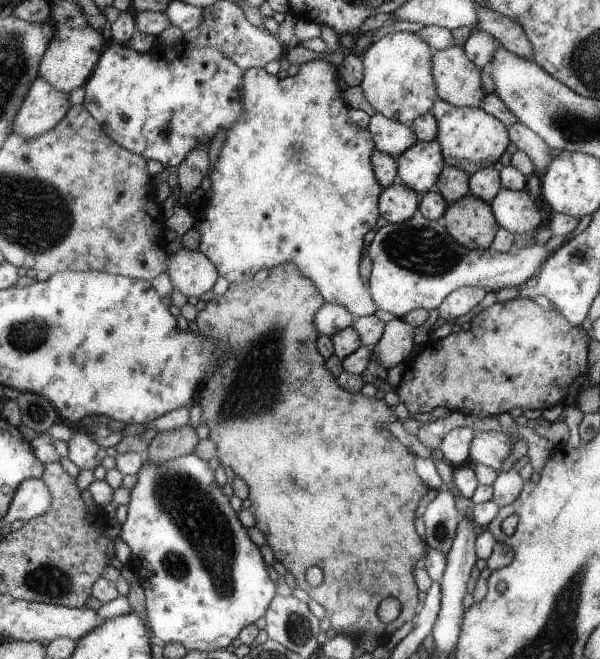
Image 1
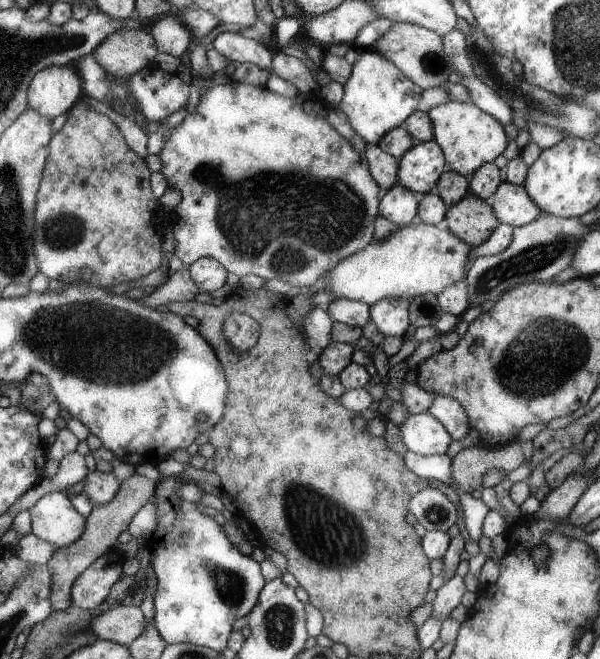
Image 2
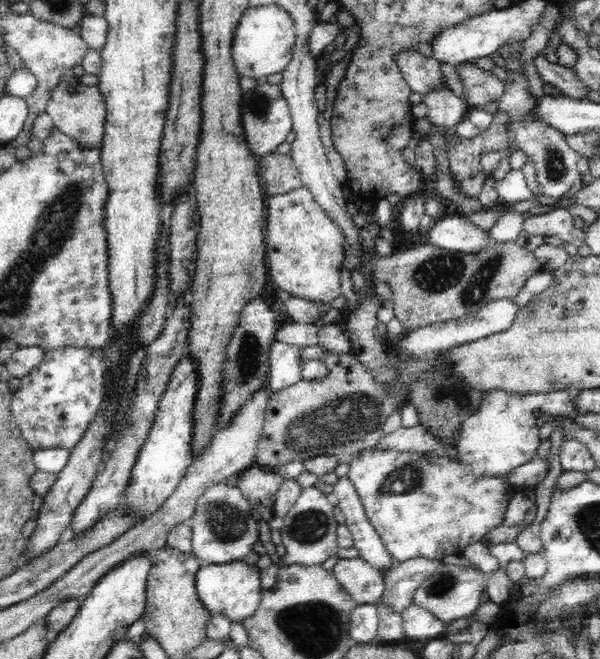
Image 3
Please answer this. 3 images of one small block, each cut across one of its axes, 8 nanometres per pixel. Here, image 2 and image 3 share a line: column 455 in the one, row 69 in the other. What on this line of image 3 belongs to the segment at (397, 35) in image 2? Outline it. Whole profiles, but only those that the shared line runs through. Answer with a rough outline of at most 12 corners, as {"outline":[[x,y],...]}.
{"outline":[[62,73],[46,112],[82,147],[101,148],[99,86]]}

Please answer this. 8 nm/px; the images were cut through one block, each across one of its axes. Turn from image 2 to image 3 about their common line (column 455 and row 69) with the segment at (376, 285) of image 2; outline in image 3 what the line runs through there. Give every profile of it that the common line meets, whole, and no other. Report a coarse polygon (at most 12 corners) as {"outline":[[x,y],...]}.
{"outline":[[243,11],[231,43],[241,76],[262,81],[293,55],[292,17]]}

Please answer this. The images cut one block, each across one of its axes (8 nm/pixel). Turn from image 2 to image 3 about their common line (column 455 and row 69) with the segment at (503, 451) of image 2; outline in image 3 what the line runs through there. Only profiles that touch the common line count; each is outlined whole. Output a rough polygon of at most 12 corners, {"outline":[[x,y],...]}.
{"outline":[[473,61],[455,66],[470,108],[499,100],[504,85]]}

